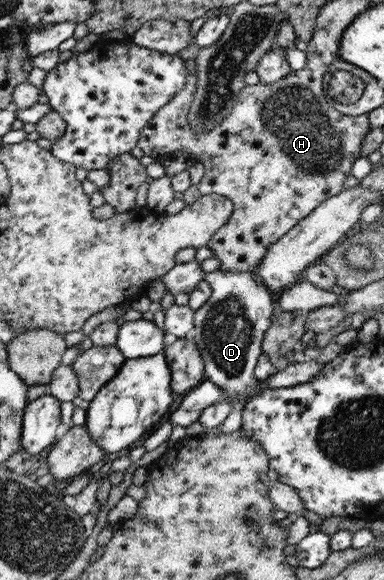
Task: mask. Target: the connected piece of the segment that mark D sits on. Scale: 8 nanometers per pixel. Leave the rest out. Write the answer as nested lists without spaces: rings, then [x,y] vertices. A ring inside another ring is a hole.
[[[218,269],[215,273],[206,273],[205,281],[210,283],[212,297],[194,311],[194,326],[190,336],[203,357],[205,379],[226,391],[228,401],[234,408],[234,401],[238,397],[244,397],[260,384],[253,370],[263,354],[263,335],[271,325],[273,309],[277,305],[271,291],[253,272],[225,272]]]

